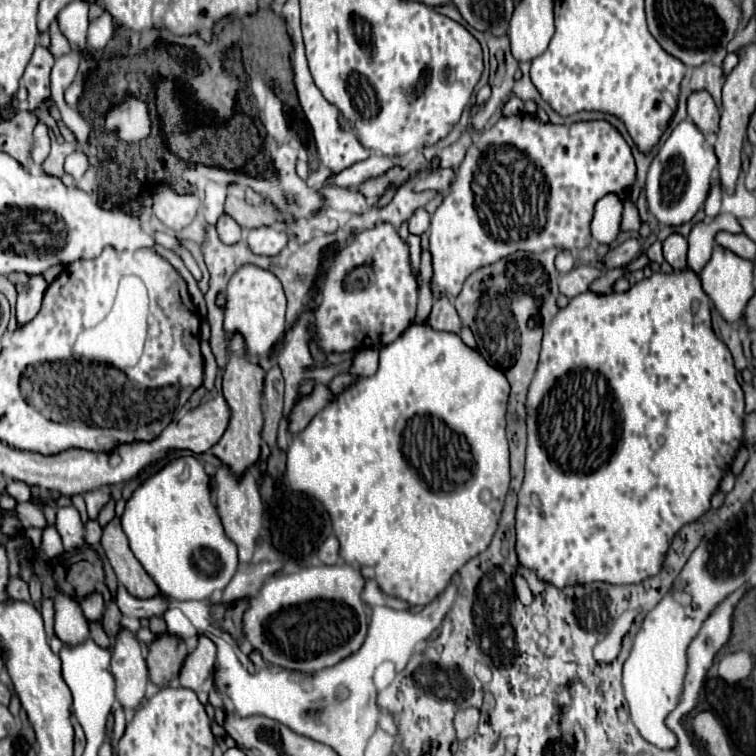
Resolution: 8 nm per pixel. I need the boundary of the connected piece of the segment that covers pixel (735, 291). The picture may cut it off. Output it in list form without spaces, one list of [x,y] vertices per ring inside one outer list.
[[[717,245],[713,249],[713,257],[705,265],[705,269],[699,273],[703,291],[713,299],[717,311],[723,315],[725,321],[741,321],[743,319],[745,305],[755,295],[755,287],[753,284],[755,279],[754,269],[755,264],[753,261],[743,259],[743,257],[735,255],[733,251]]]

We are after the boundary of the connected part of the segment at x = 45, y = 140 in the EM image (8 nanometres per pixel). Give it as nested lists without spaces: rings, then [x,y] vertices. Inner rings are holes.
[[[39,122],[33,131],[34,141],[32,146],[32,159],[42,165],[50,152],[49,128]]]

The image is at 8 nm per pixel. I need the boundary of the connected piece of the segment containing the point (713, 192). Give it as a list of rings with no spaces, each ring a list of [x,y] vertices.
[[[720,184],[713,185],[704,203],[704,212],[709,217],[718,215],[721,208],[722,189]]]

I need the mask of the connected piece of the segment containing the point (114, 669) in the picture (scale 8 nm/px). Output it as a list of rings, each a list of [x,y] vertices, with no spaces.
[[[123,629],[113,645],[111,673],[115,677],[115,697],[125,711],[135,711],[145,699],[149,681],[143,651],[135,635]]]

